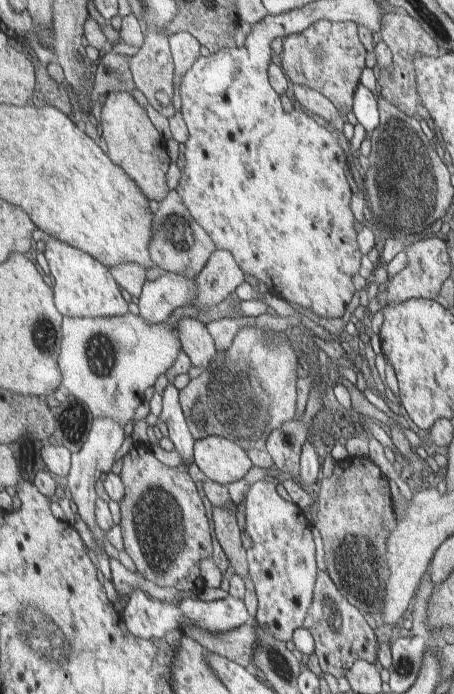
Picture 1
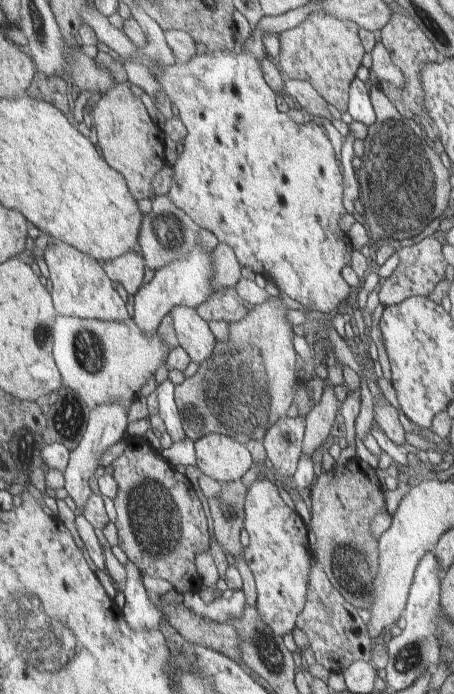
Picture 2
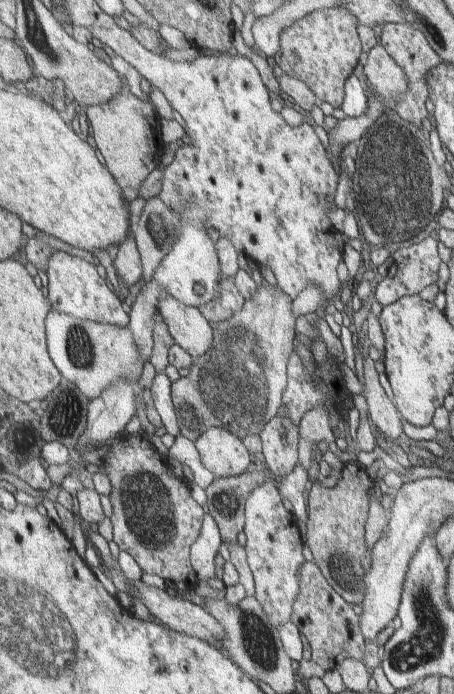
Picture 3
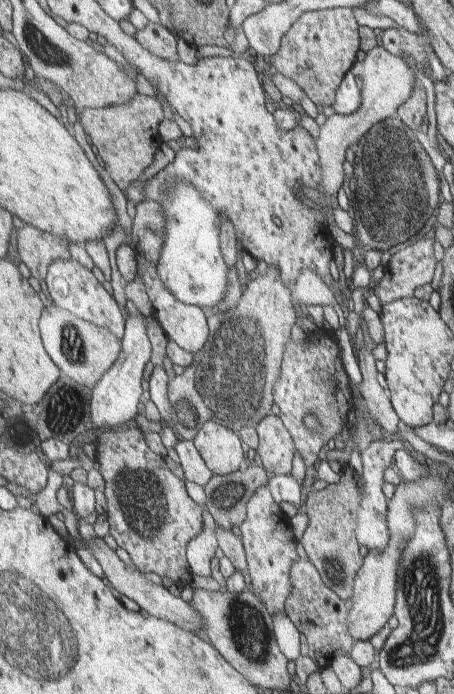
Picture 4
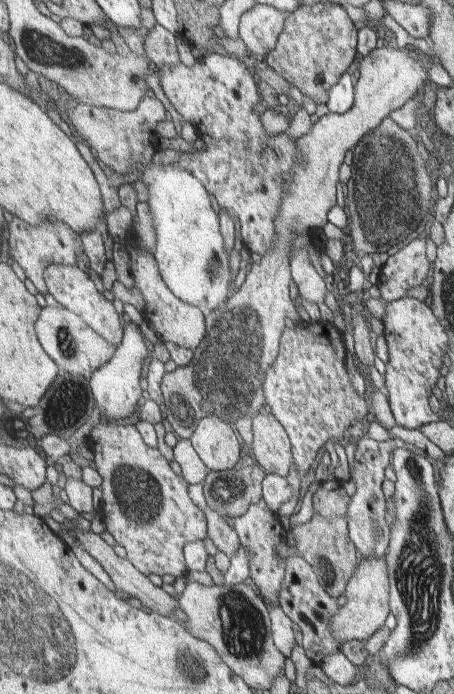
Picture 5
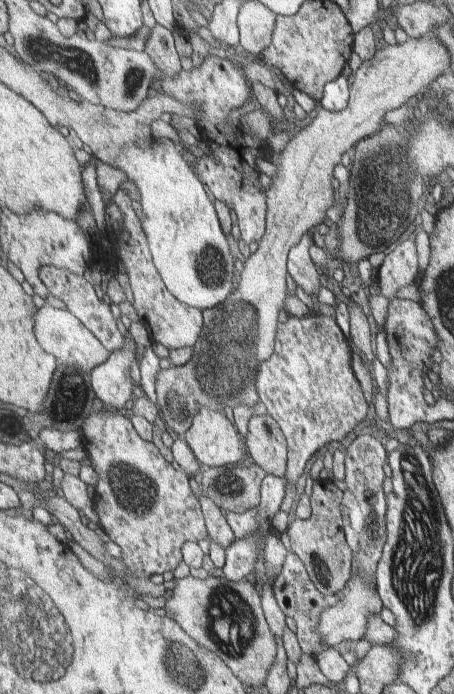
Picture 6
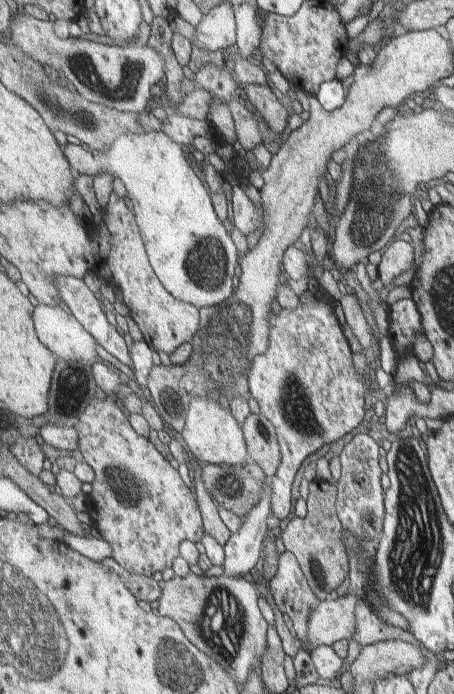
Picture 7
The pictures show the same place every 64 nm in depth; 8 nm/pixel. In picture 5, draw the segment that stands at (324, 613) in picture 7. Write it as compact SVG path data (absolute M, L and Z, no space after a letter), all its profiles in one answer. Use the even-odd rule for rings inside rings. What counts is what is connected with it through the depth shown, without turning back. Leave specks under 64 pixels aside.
M384 555L383 558L377 558L377 556L363 558L361 566L356 568L356 573L353 588L347 590L347 594L349 594L347 602L331 618L331 630L333 630L333 636L339 642L353 639L366 641L377 630L381 630L385 626L387 616L392 613L392 601L389 598L389 564L387 564L387 556Z

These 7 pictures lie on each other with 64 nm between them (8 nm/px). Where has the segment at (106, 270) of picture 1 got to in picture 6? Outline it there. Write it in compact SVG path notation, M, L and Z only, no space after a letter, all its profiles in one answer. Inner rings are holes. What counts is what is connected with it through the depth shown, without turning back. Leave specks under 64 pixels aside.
M51 266L44 271L43 278L52 294L60 299L79 320L85 323L85 326L105 344L105 348L108 348L109 352L117 352L125 346L125 335L121 334L121 330L117 326L117 319L109 308L110 303L105 303L97 296L98 291L83 278L83 275L75 274L75 272L65 268Z

